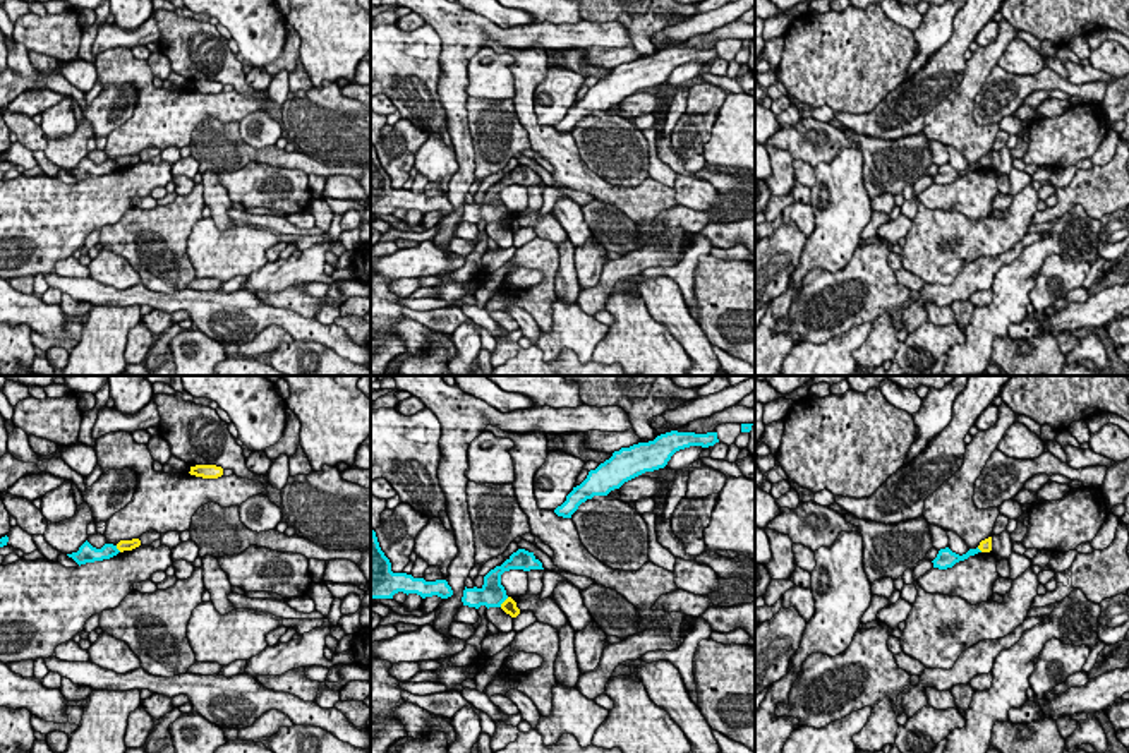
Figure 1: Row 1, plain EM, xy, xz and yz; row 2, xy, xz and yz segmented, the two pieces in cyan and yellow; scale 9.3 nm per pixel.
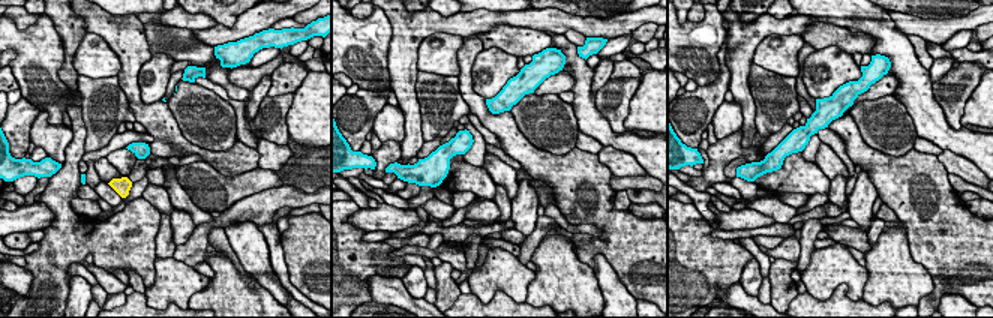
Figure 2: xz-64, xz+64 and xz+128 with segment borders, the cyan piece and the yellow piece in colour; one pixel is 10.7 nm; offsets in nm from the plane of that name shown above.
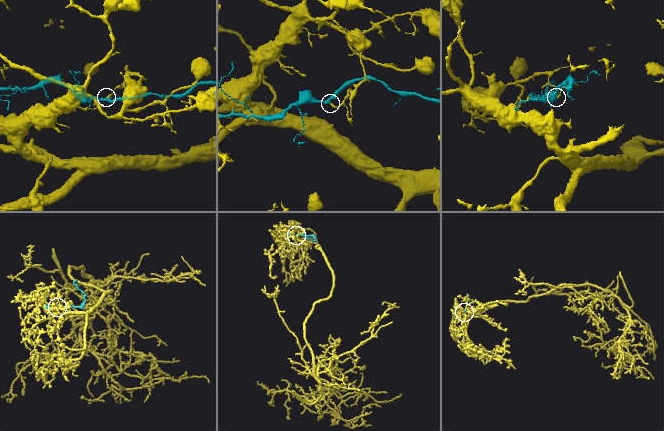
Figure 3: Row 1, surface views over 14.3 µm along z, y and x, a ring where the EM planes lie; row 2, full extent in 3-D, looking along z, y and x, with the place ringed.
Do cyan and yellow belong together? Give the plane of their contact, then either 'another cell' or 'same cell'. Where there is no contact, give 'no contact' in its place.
xz | another cell

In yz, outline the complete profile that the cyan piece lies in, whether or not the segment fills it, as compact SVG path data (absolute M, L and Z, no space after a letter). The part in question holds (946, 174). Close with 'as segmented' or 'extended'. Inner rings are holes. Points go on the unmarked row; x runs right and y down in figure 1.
M949 163L940 165L937 173L932 177L933 184L939 185L947 185L952 184L956 178L968 175L969 172L975 172L981 168L978 163L976 165L969 165L966 170L959 172L956 168L952 168Z; as segmented

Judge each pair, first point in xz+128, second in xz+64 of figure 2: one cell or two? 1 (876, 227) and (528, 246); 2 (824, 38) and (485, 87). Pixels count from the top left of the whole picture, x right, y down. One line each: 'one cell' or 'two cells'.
1: one cell
2: two cells

